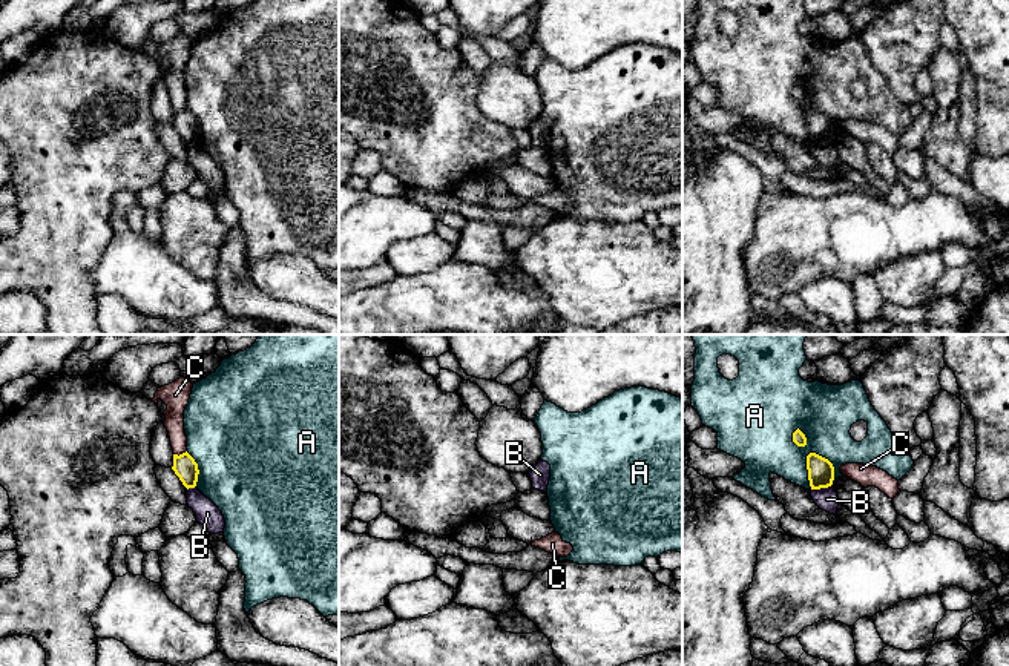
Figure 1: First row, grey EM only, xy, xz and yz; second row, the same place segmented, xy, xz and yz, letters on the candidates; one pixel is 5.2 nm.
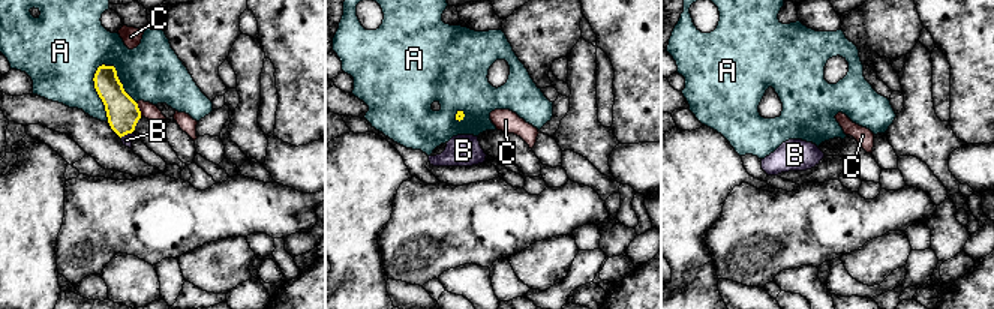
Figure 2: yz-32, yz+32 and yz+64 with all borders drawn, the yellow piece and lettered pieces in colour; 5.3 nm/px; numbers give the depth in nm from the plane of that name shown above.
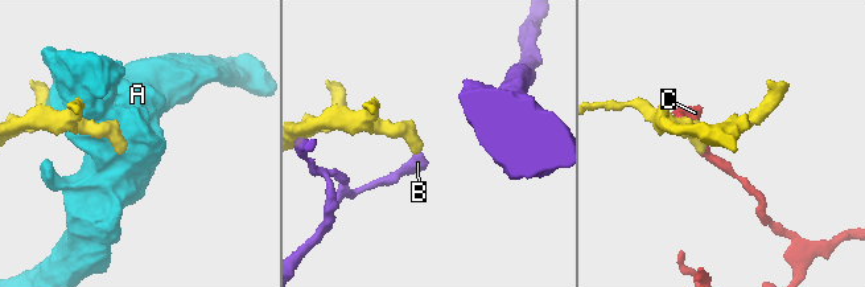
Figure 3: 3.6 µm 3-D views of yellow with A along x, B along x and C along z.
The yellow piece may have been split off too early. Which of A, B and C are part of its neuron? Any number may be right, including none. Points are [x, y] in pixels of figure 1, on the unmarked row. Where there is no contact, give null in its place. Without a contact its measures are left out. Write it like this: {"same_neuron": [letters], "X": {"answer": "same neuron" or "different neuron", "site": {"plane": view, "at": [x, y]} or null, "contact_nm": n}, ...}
{"same_neuron": [], "A": {"answer": "different neuron", "site": {"plane": "yz", "at": [807, 125]}, "contact_nm": 200}, "B": {"answer": "different neuron", "site": {"plane": "yz", "at": [821, 143]}, "contact_nm": 110}, "C": {"answer": "different neuron", "site": {"plane": "xy", "at": [180, 111]}, "contact_nm": 80}}

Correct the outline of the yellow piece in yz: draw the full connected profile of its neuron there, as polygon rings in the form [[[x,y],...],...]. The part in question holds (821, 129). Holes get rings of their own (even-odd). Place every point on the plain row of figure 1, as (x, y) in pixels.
[[[810,109],[807,112],[807,126],[811,146],[828,144],[833,141],[834,123],[828,115]]]

